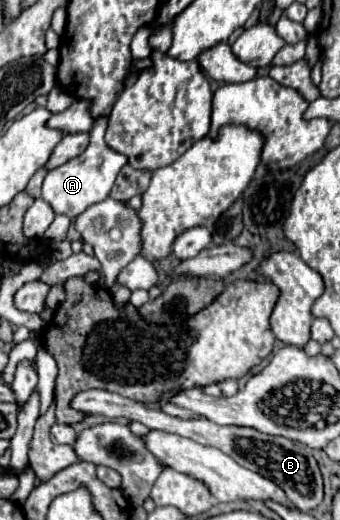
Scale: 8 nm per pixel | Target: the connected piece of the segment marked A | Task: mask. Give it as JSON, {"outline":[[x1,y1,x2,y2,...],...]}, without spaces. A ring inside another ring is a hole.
{"outline":[[98,116,92,124,92,130,90,130,90,144,88,148,68,160,64,165,50,170,44,178,44,184,42,184,42,198,54,208,56,214,66,214,70,218,76,218,80,216,88,206,104,200,110,196,110,190,114,186,114,180,120,172,120,168,128,162,124,158,124,154,120,152,114,152,106,142,104,142,104,132,106,132,106,126,108,126,108,118,106,116]]}

